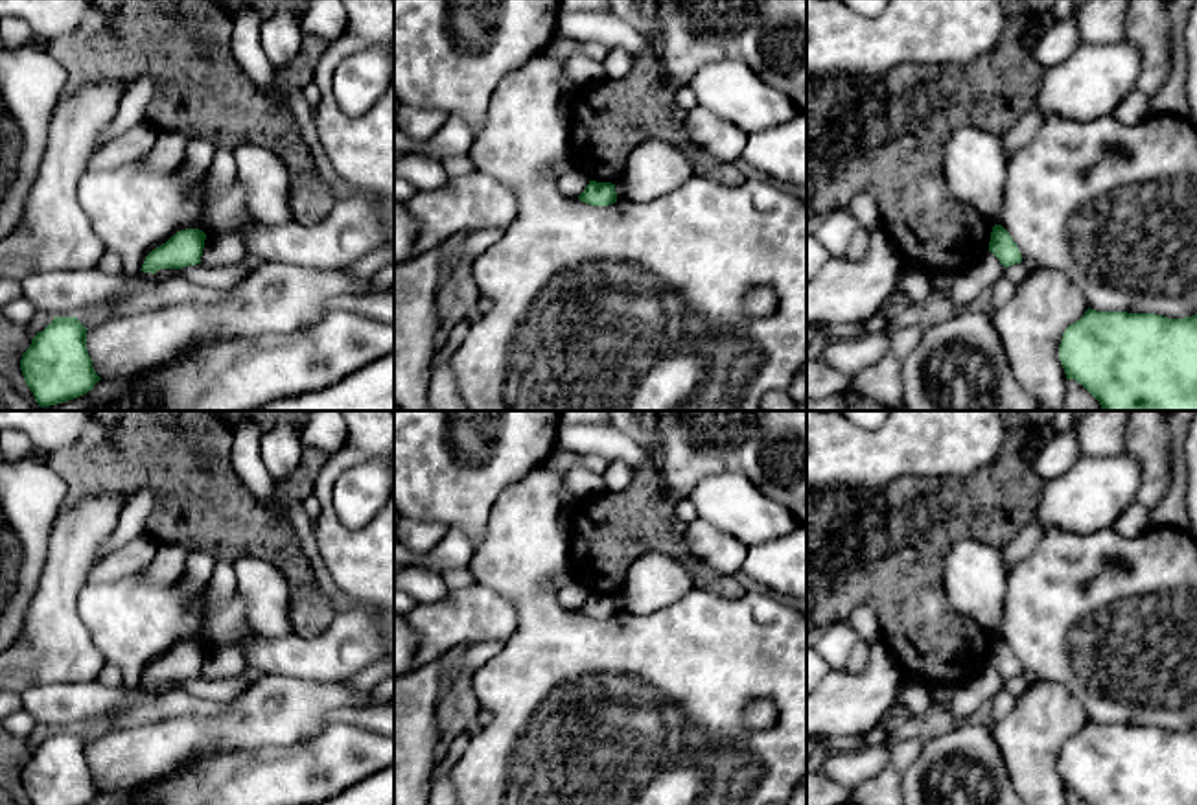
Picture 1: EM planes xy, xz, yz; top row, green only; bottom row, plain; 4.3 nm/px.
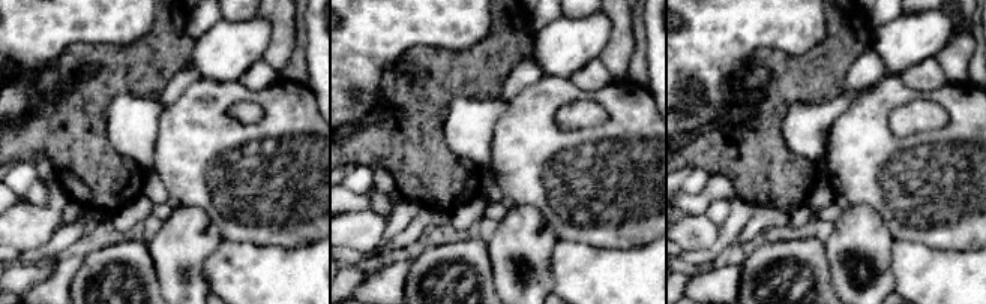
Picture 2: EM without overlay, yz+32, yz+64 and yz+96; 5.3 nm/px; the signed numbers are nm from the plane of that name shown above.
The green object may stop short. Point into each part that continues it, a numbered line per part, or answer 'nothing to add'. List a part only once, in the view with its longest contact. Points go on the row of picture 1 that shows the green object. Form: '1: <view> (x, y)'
nothing to add

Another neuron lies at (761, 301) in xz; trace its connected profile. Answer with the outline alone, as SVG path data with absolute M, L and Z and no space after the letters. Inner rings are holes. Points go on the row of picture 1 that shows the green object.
M750 287L744 295L744 311L751 317L768 317L777 309L777 297L772 287Z

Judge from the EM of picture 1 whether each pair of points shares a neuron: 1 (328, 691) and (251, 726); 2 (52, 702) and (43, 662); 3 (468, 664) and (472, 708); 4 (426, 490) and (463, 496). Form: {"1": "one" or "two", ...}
{"1": "one", "2": "two", "3": "one", "4": "one"}

